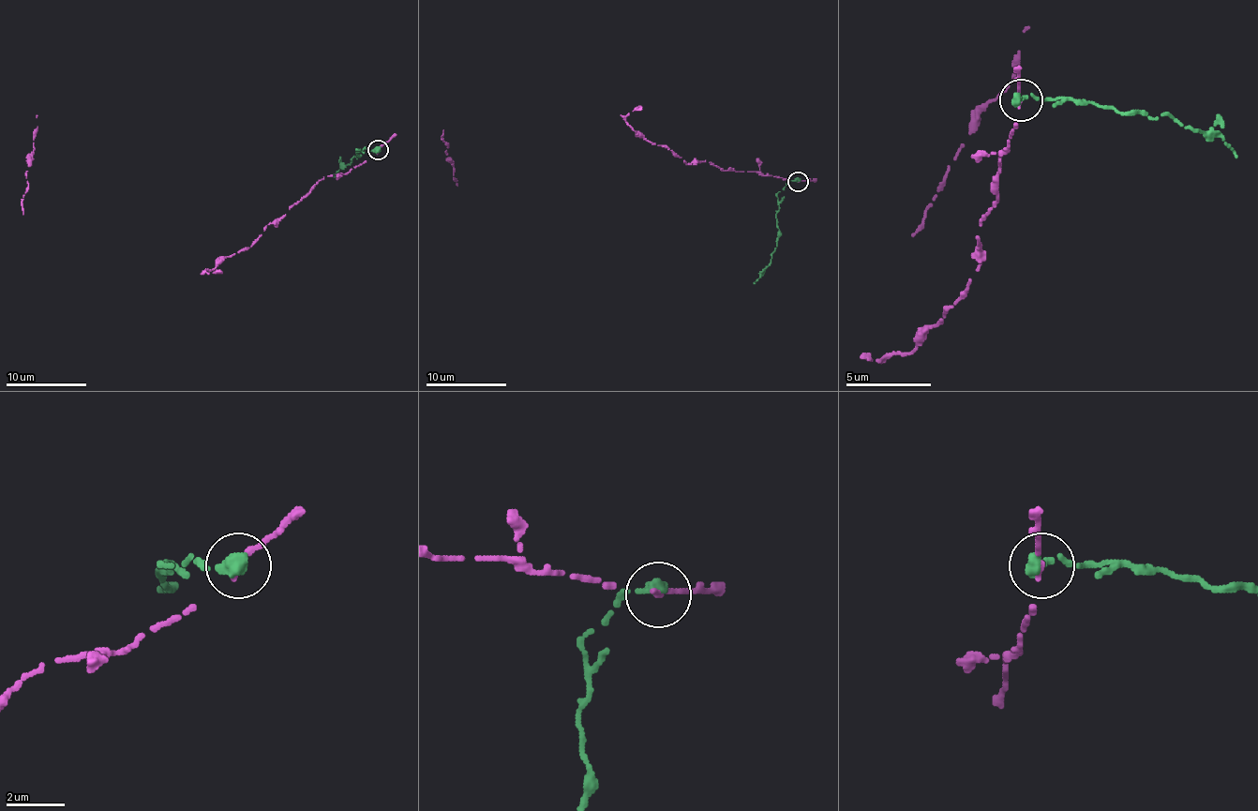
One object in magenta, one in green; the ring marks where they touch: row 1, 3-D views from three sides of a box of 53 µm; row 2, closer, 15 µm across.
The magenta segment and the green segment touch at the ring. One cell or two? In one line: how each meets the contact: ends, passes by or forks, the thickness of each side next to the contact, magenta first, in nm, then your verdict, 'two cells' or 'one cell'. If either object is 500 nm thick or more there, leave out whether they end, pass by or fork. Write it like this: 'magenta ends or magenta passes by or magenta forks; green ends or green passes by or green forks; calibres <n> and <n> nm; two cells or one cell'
magenta ends; green ends; calibres 240 and 480 nm; two cells

